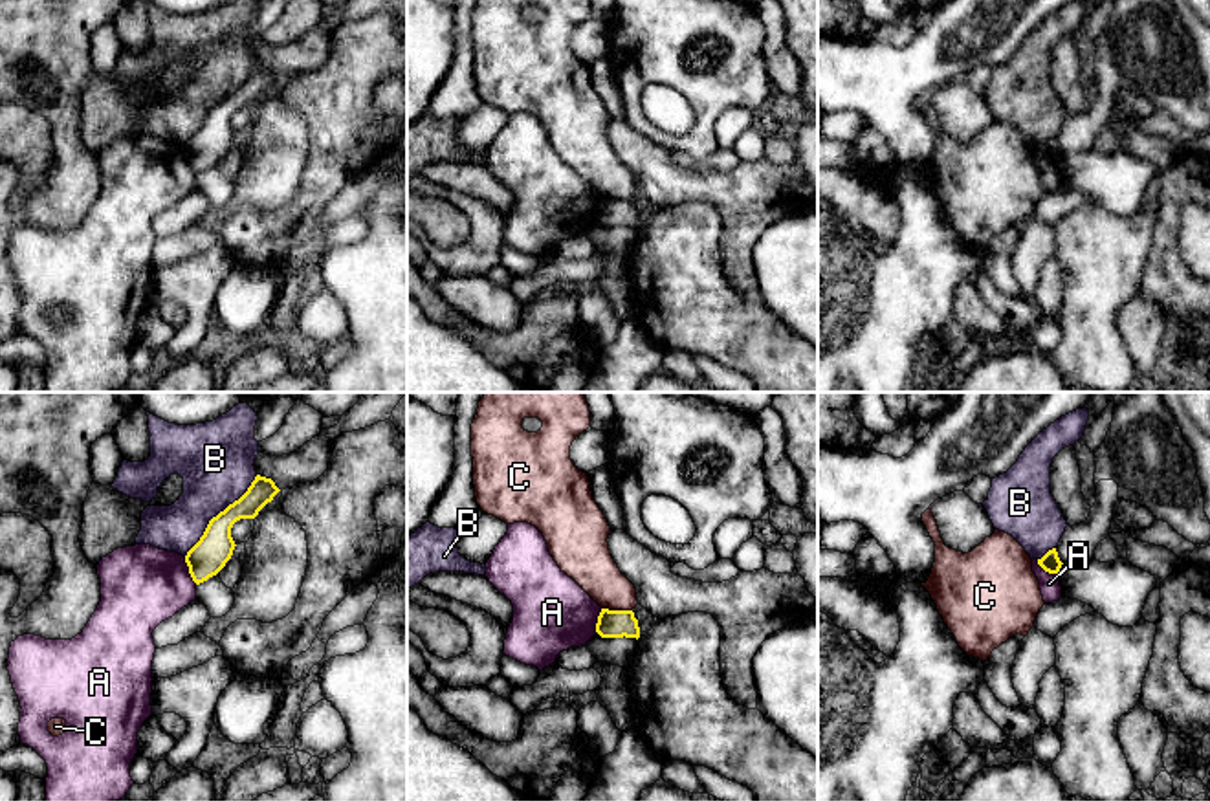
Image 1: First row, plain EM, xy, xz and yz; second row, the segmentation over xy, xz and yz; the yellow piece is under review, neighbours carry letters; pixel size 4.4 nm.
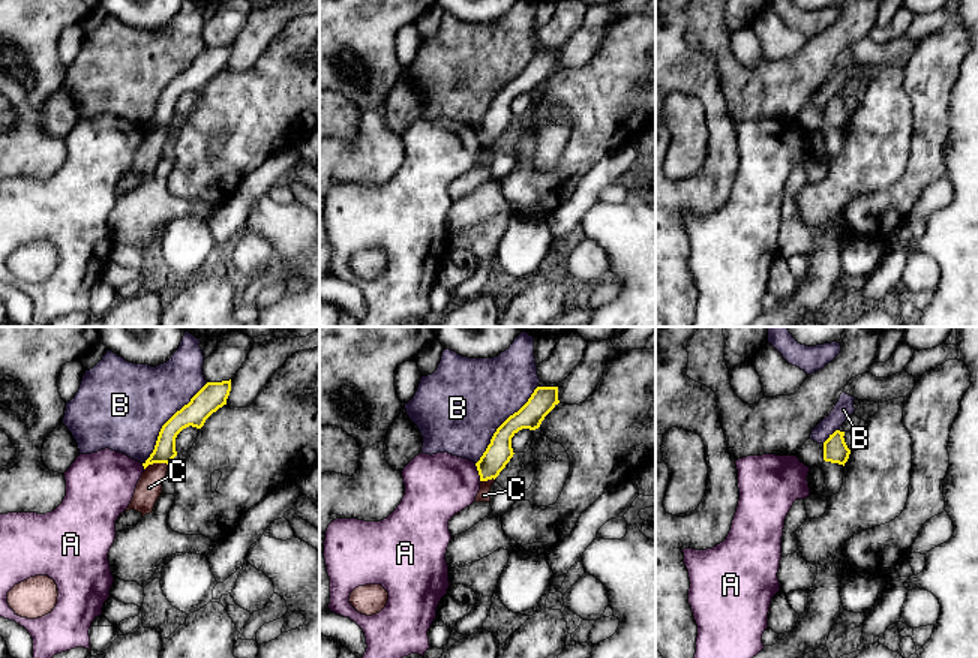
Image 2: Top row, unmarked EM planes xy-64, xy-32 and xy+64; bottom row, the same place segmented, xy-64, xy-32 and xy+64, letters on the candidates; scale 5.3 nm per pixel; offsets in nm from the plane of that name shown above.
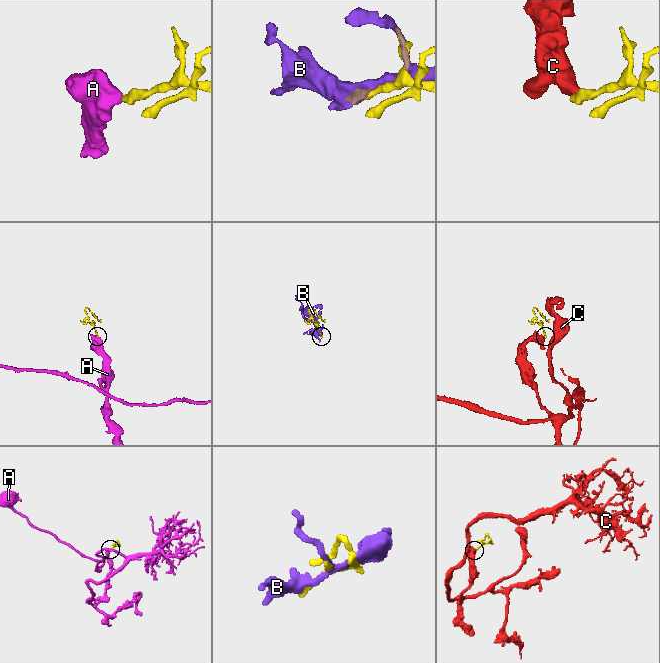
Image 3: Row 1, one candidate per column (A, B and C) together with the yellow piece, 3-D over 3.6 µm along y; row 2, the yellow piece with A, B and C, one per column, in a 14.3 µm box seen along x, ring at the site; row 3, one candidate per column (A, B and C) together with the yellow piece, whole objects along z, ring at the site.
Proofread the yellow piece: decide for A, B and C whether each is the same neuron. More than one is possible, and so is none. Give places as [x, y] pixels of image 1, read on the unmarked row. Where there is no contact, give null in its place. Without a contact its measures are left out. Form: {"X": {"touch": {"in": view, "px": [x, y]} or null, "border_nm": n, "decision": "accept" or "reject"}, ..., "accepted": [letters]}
{"A": {"touch": {"in": "xy", "px": [189, 160]}, "border_nm": 130, "decision": "reject"}, "B": {"touch": {"in": "xy", "px": [219, 103]}, "border_nm": 480, "decision": "reject"}, "C": {"touch": {"in": "xz", "px": [616, 200]}, "border_nm": 140, "decision": "reject"}, "accepted": []}

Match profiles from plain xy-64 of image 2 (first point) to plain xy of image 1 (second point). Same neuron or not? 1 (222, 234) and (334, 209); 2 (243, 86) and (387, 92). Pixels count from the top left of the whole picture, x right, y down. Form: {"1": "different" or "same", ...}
{"1": "same", "2": "different"}

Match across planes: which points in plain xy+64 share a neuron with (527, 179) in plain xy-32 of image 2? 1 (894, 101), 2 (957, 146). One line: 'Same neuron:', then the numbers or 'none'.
Same neuron: none

